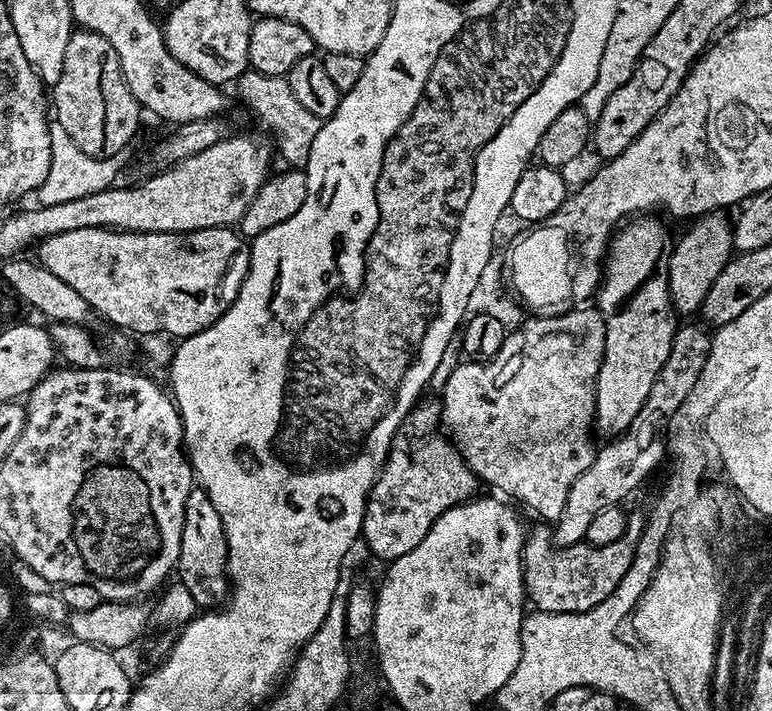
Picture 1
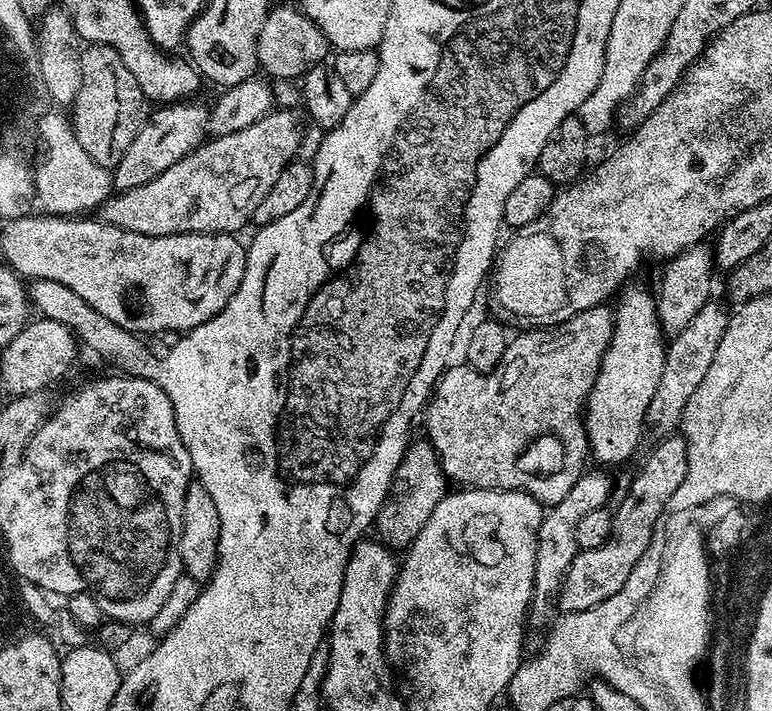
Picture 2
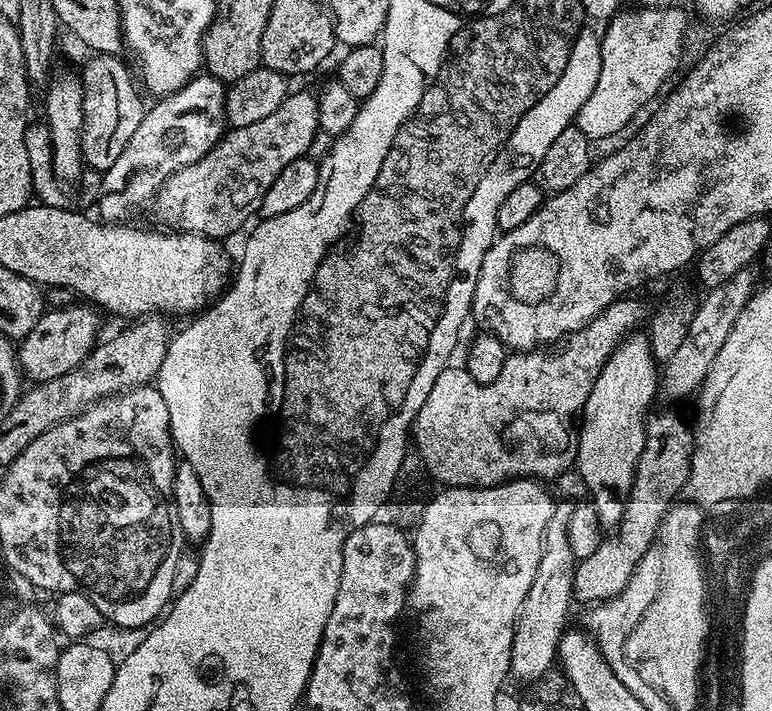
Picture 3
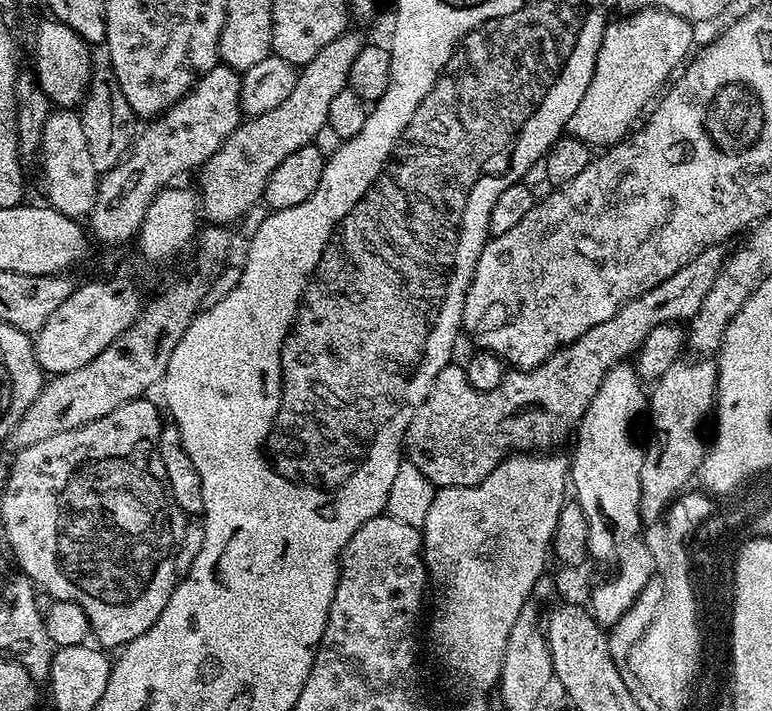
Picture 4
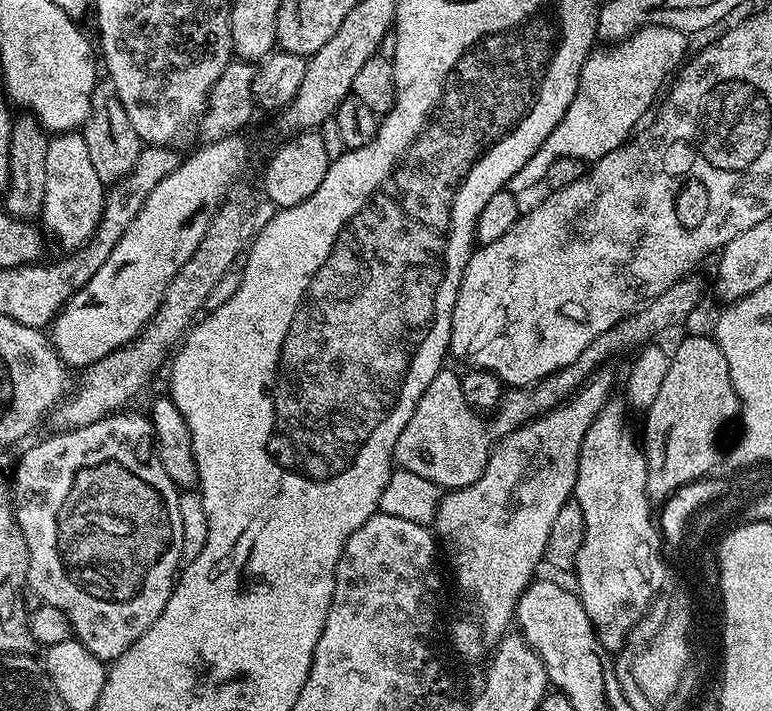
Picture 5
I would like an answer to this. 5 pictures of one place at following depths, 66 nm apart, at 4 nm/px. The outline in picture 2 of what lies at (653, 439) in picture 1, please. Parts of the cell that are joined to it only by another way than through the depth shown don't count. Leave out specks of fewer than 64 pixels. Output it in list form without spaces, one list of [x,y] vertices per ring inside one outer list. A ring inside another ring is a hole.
[[[713,298],[706,306],[702,306],[702,310],[694,314],[690,326],[686,326],[682,334],[671,337],[667,345],[668,353],[662,366],[662,379],[658,381],[658,390],[654,390],[654,398],[650,398],[650,406],[644,419],[645,425],[651,431],[653,428],[657,432],[657,437],[663,438],[679,429],[686,402],[690,402],[694,390],[702,386],[702,378],[706,378],[706,370],[710,370],[710,362],[714,362],[718,342],[722,342],[722,334],[726,334],[730,315],[729,309],[724,309],[718,300]],[[585,471],[584,475],[578,478],[578,482],[574,482],[574,486],[570,486],[570,494],[566,494],[566,498],[562,498],[562,502],[551,505],[545,511],[544,520],[540,523],[538,542],[536,543],[536,561],[534,562],[532,603],[530,605],[531,615],[533,617],[536,615],[540,620],[546,619],[545,621],[547,621],[553,615],[554,605],[557,603],[560,594],[560,587],[562,586],[562,582],[568,577],[570,562],[574,562],[576,555],[581,552],[581,548],[578,546],[578,538],[576,537],[578,534],[578,524],[582,522],[582,518],[586,518],[586,514],[590,514],[590,510],[598,510],[605,507],[609,503],[607,500],[612,496],[612,480],[604,473],[607,471],[596,471],[600,472]]]

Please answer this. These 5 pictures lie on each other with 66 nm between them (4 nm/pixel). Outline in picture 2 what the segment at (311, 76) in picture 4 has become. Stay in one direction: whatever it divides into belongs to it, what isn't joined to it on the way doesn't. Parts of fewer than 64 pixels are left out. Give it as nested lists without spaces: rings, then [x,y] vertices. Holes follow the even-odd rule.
[[[273,110],[263,116],[254,126],[238,130],[235,134],[214,136],[205,139],[186,158],[164,170],[142,186],[128,188],[107,198],[100,208],[100,218],[104,223],[116,225],[132,233],[146,234],[148,237],[166,237],[176,233],[226,233],[234,234],[248,226],[258,203],[274,186],[286,165],[290,164],[300,151],[302,127],[297,113],[292,110]]]

